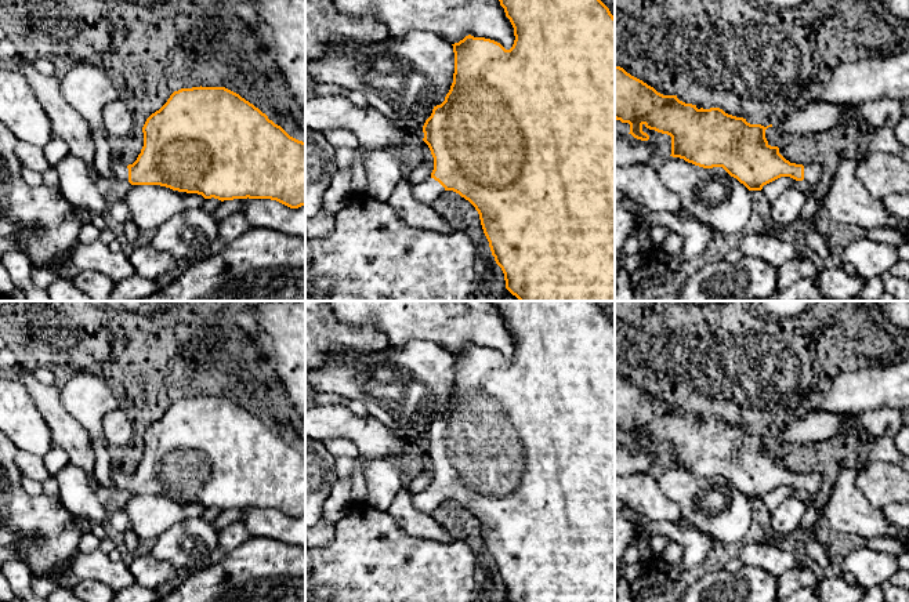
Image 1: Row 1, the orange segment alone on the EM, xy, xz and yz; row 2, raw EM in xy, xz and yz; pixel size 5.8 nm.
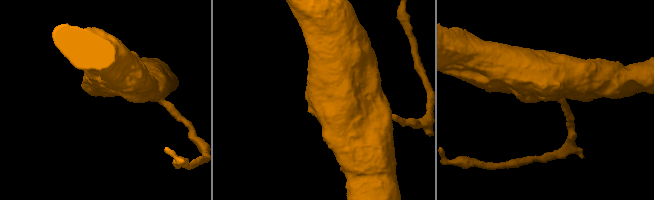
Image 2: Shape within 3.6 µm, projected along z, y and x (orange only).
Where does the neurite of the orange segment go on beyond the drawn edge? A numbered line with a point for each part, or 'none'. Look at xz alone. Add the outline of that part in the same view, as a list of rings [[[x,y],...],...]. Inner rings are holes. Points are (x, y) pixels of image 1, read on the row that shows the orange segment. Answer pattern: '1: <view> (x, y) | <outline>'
1: xz (428, 191) | [[[431,177],[413,186],[414,197],[427,204],[432,204],[443,192],[445,188]]]

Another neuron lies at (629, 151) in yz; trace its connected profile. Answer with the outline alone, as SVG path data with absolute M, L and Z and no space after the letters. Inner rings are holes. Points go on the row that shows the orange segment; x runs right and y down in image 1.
M629 133L615 134L615 166L648 164L655 155L656 141L641 141Z

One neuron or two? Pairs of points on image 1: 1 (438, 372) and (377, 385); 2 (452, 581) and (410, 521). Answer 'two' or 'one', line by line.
1: one
2: two

